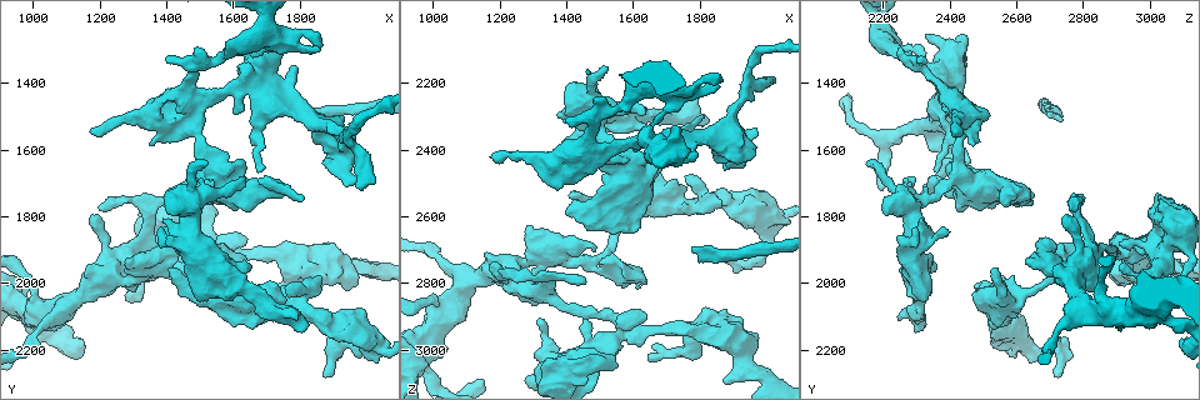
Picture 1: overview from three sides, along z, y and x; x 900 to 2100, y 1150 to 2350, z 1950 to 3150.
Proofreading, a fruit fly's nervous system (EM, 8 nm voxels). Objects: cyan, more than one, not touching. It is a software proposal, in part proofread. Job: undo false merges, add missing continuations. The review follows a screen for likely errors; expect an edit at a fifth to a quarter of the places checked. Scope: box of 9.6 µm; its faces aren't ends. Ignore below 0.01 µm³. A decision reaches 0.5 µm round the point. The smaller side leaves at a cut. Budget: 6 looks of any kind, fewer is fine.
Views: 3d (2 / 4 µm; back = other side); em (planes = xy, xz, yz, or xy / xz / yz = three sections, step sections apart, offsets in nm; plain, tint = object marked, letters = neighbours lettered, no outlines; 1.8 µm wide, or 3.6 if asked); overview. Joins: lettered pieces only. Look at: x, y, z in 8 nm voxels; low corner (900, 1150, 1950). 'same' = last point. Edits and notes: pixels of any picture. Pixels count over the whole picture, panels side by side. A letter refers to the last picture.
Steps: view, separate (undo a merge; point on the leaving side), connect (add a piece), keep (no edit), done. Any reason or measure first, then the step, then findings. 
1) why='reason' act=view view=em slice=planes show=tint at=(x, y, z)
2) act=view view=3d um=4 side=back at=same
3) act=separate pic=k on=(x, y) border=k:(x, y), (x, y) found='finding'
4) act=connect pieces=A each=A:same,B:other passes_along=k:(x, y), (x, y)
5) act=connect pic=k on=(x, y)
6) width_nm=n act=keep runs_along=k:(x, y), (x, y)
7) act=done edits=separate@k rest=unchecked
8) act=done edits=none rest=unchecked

why='thin arm on a thick one' act=view view=3d um=2 at=(1490, 1880, 2980)

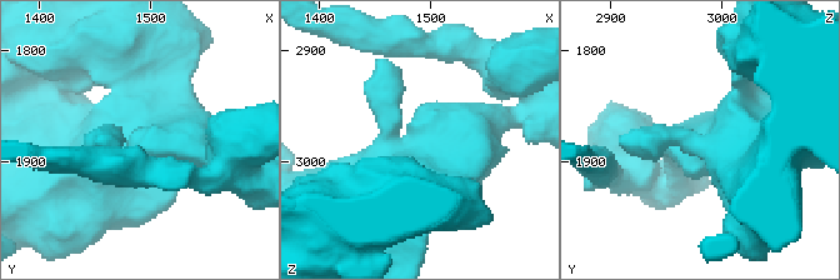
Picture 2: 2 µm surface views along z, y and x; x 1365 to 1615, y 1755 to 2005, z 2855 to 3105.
why='need the tissue' act=view view=em slice=planes show=letters at=(1484, 1886, 2978)

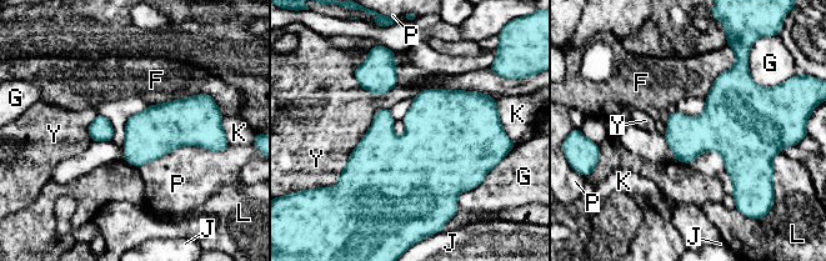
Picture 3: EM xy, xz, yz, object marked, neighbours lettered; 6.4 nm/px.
act=keep each=F:other,G:other,J:other,K:other,L:other,P:other,Y:other border=3:(214, 150), (178, 146), (138, 167) found='continuous, no second neuron'

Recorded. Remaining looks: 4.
why='four or more arms meet' act=view view=em slice=xz step=8 show=letters at=(1360, 1950, 2720)

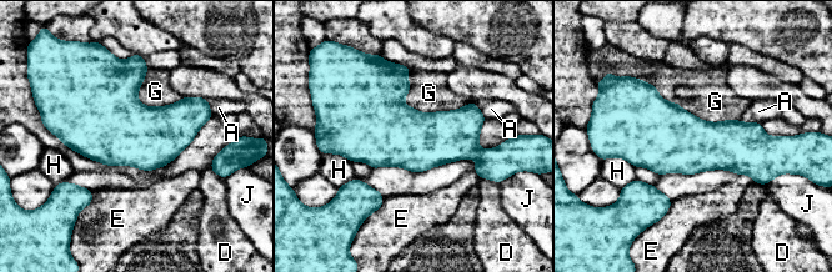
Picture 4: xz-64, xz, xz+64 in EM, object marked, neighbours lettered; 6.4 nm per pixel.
why='another direction' act=view view=em slice=planes show=letters at=same

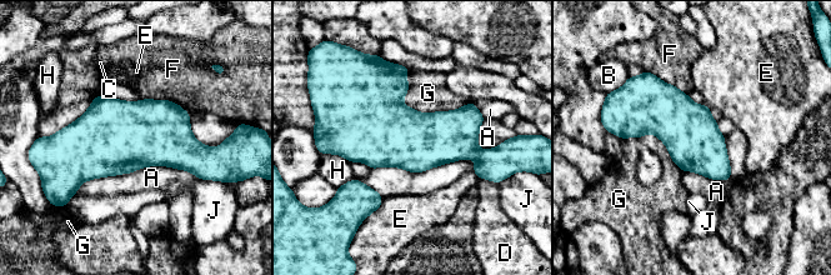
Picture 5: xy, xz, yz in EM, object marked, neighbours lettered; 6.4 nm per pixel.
longest_contact=A:800nm act=keep each=A:other,B:other,C:other,D:other,E:other,F:other,G:other,H:other,J:other border=5:(406, 71), (406, 105), (469, 103) found='one neuron here'

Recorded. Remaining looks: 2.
why='an open end' act=view view=3d um=4 at=(1410, 1330, 2300)

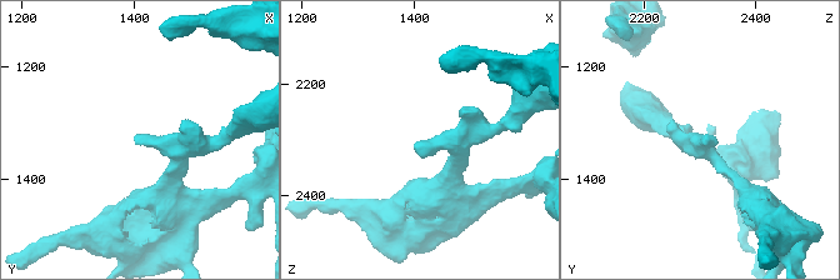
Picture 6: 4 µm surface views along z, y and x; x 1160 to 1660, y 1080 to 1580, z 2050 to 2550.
why='now the EM' act=view view=em slice=planes show=letters at=(1400, 1325, 2305)

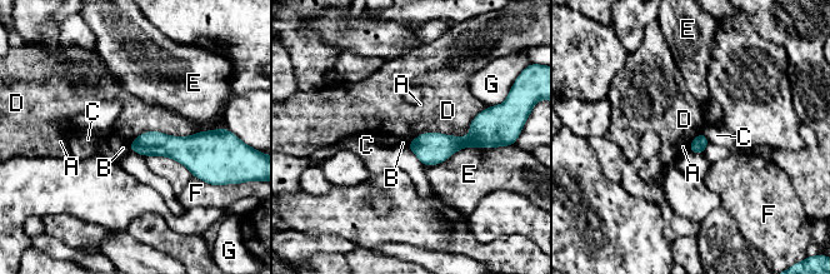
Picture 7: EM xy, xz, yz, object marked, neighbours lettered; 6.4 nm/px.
longest_contact=D:600nm act=keep each=A:other,B:other,C:other,D:other,E:other,F:other,G:other border=7:(489, 106), (466, 135), (408, 145) found='none of them fits'

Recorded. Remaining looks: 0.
act=done edits=none rest=unchecked

